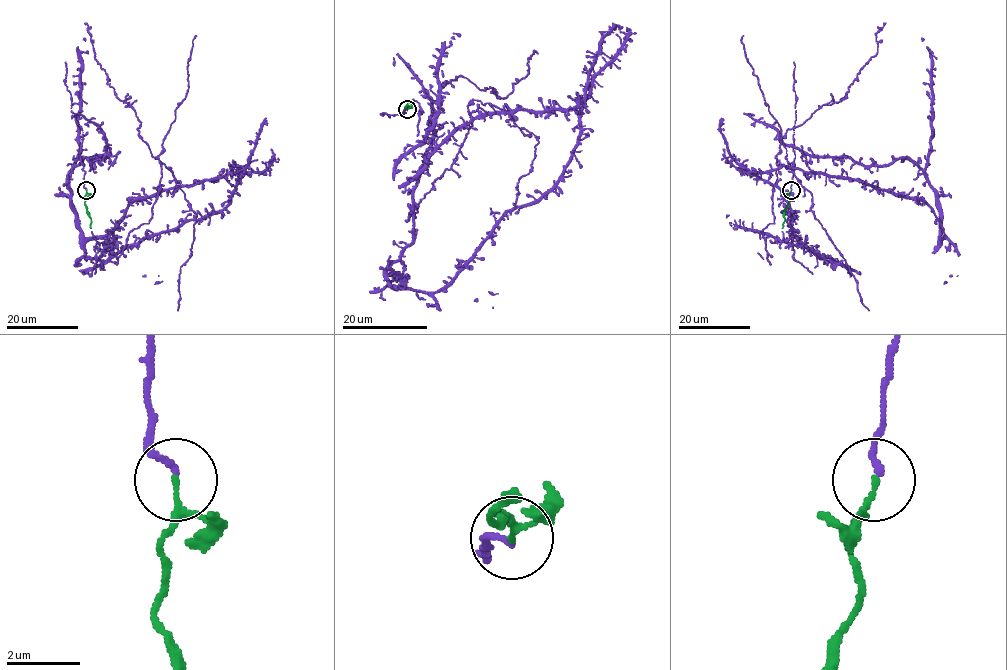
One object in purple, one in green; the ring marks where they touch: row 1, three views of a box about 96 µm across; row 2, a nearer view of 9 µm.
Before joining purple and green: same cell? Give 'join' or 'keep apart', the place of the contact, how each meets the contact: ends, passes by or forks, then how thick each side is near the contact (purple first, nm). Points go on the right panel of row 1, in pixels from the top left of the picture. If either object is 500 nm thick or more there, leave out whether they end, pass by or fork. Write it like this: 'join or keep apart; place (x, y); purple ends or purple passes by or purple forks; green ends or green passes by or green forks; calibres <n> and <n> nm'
join; place (791, 190); purple ends; green passes by; calibres 170 and 100 nm

